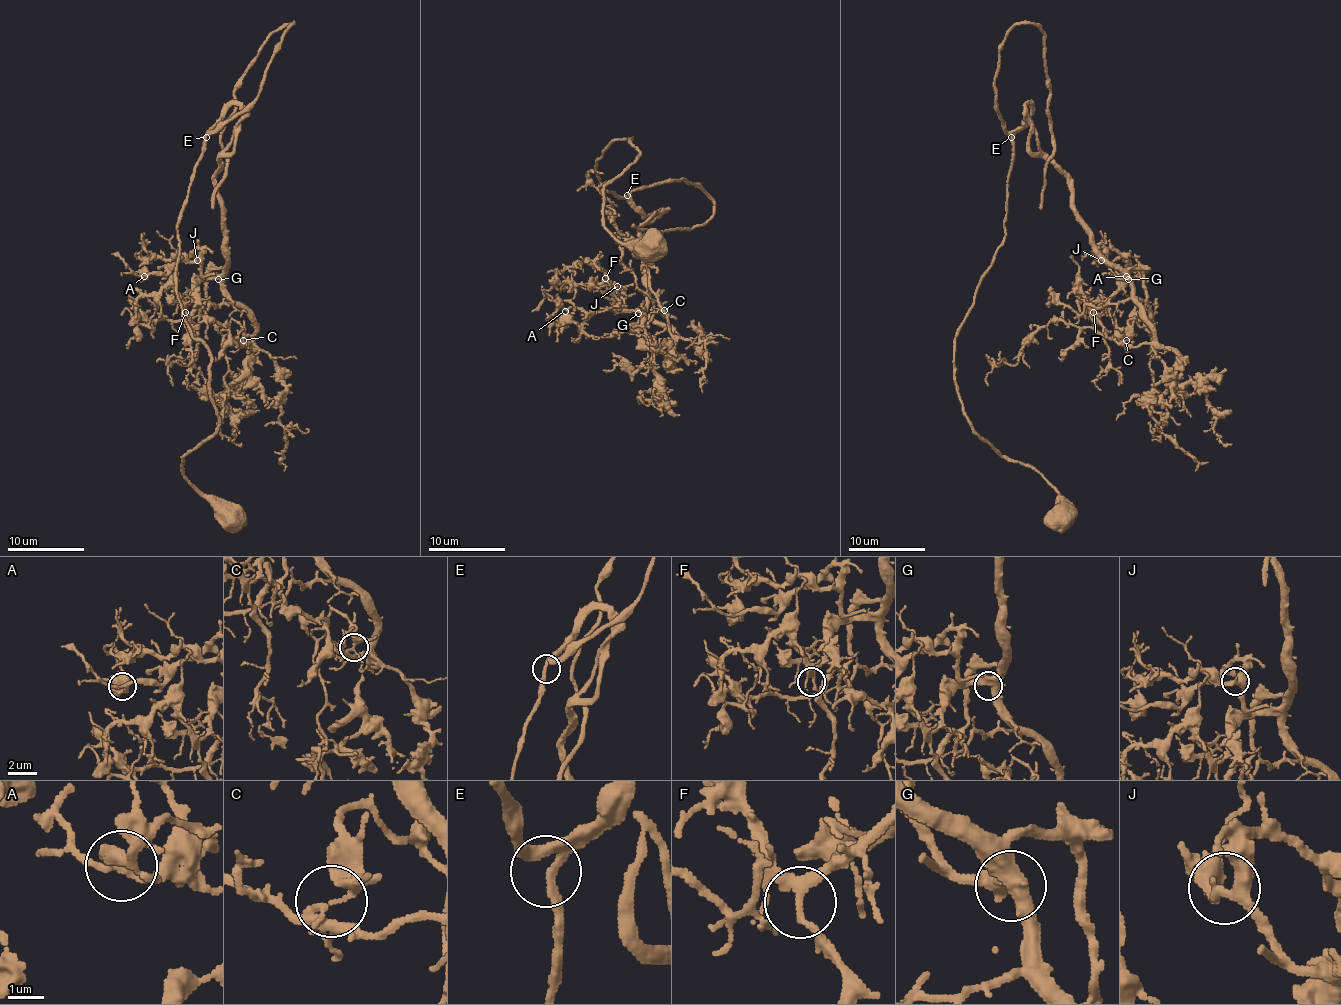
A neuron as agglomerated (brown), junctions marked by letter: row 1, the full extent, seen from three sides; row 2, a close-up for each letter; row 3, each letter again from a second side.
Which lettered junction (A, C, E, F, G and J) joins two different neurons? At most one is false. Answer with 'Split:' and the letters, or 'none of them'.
Split: C

